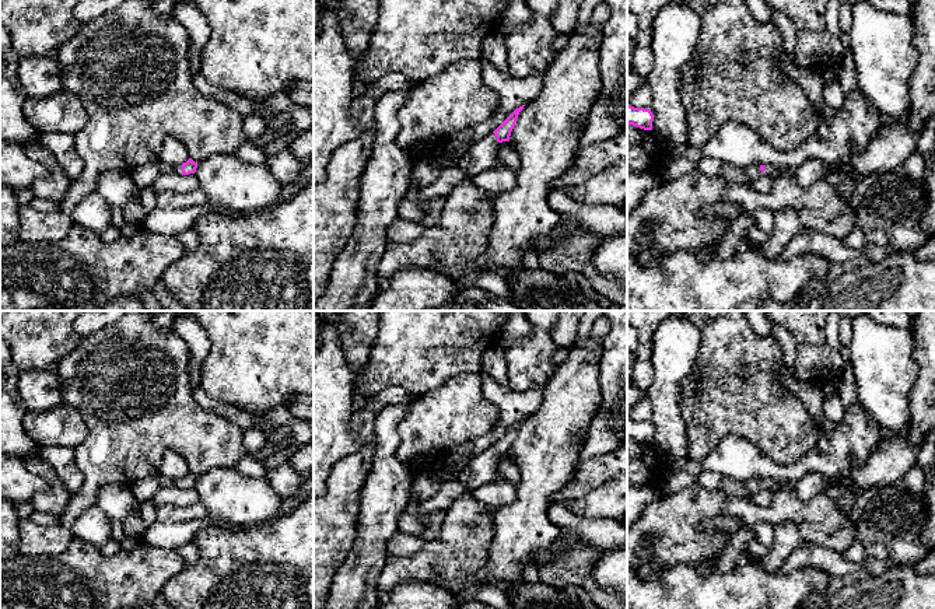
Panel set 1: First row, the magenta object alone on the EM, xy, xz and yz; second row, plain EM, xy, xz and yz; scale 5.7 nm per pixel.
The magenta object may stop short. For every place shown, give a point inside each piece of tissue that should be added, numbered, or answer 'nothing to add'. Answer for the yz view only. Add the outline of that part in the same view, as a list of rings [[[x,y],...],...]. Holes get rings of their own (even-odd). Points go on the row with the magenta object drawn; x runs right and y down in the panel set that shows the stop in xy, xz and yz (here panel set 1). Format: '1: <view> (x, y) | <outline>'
1: yz (774, 171) | [[[766,164],[766,167],[764,167],[764,175],[771,175],[773,178],[777,178],[780,175],[795,176],[795,168],[775,167],[775,165]]]

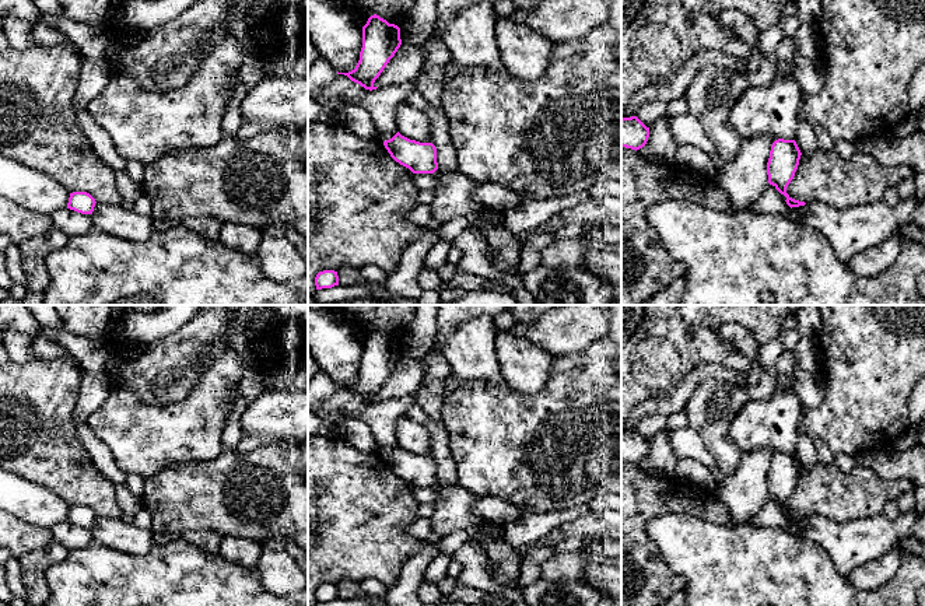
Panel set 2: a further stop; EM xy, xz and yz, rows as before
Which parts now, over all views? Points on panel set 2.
nothing to add

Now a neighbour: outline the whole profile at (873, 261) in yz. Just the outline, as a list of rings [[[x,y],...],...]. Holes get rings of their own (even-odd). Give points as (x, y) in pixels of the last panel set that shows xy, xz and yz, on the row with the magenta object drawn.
[[[900,231],[879,245],[855,255],[849,267],[862,277],[873,277],[887,270],[900,255]]]

